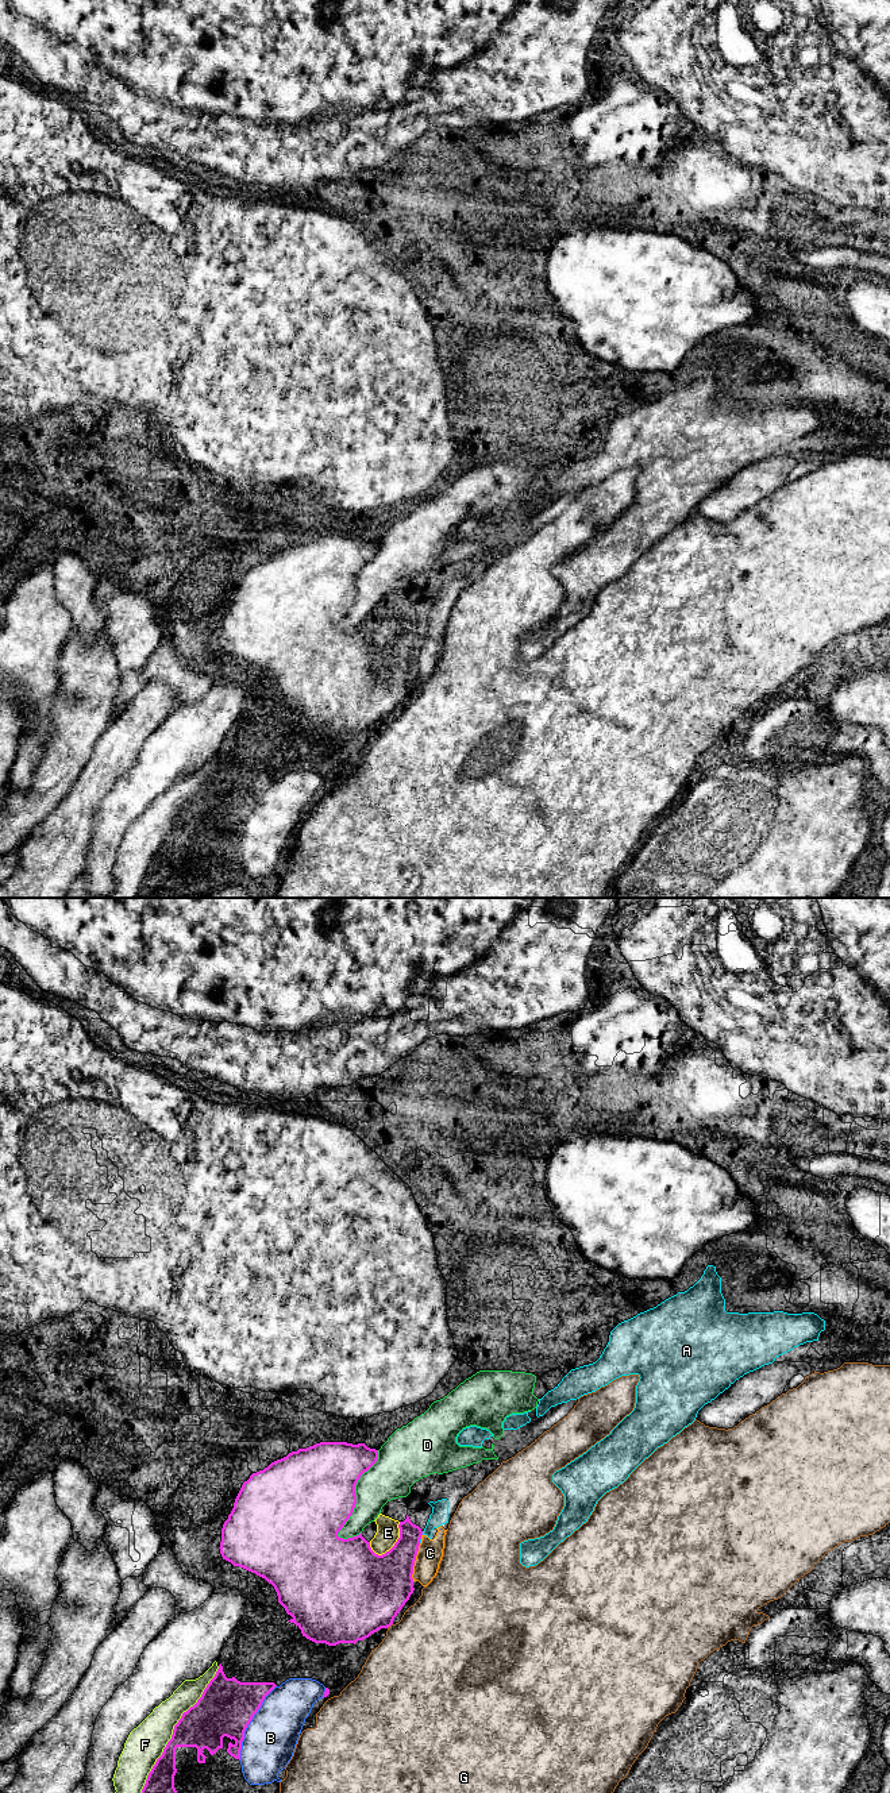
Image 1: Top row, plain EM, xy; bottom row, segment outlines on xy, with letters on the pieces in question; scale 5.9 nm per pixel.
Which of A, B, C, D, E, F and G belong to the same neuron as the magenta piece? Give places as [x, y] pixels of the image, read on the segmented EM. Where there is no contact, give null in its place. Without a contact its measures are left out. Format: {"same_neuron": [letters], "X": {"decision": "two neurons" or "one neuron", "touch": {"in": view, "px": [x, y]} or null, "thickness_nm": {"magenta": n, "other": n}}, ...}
{"same_neuron": [], "A": {"decision": "two neurons", "touch": {"in": "xy", "px": [422, 1533]}, "thickness_nm": {"magenta": 200, "other": 100}}, "B": {"decision": "two neurons", "touch": {"in": "xy", "px": [249, 1723]}, "thickness_nm": {"magenta": 320, "other": 320}}, "C": {"decision": "two neurons", "touch": {"in": "xy", "px": [413, 1562]}, "thickness_nm": {"magenta": 360, "other": 150}}, "D": {"decision": "two neurons", "touch": {"in": "xy", "px": [355, 1495]}, "thickness_nm": {"magenta": 500, "other": 260}}, "E": {"decision": "two neurons", "touch": {"in": "xy", "px": [396, 1542]}, "thickness_nm": {"magenta": 320, "other": 140}}, "F": {"decision": "two neurons", "touch": {"in": "xy", "px": [174, 1728]}, "thickness_nm": {"magenta": 280, "other": 220}}, "G": {"decision": "two neurons", "touch": {"in": "xy", "px": [389, 1626]}, "thickness_nm": {"magenta": 480, "other": 480}}}

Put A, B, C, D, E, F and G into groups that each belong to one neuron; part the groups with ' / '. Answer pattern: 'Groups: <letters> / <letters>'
Groups: A C E / B / D / F / G

